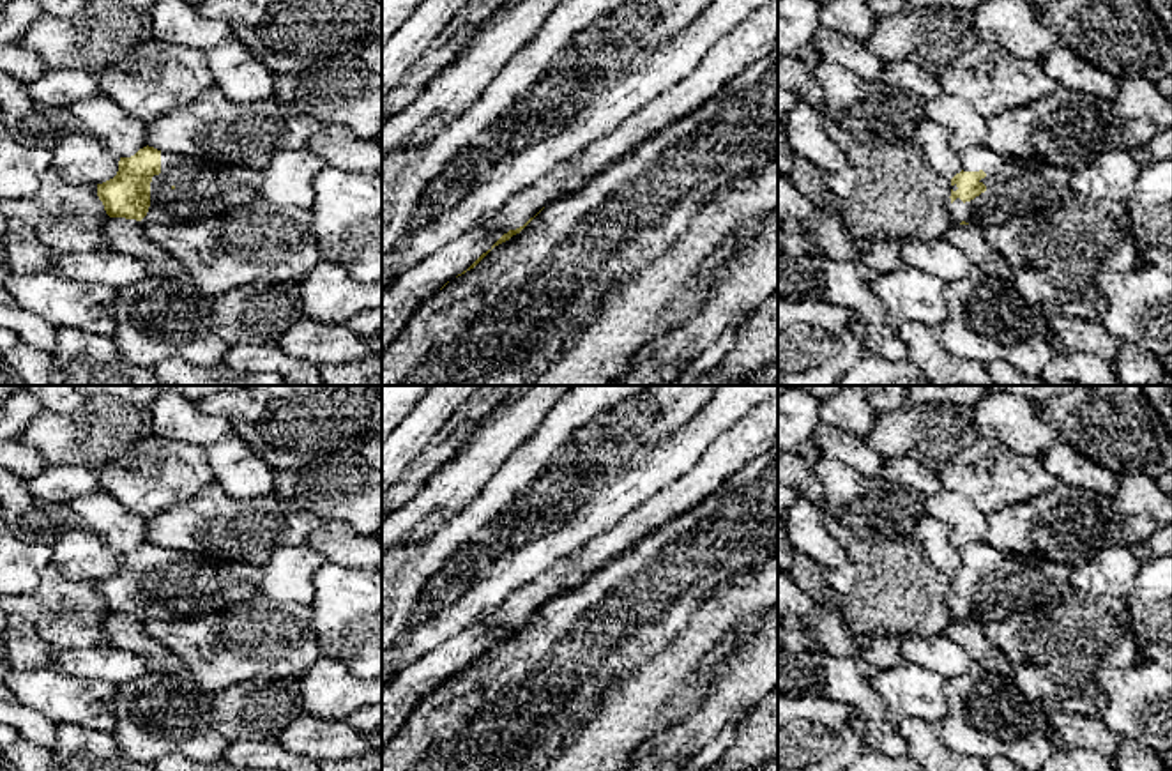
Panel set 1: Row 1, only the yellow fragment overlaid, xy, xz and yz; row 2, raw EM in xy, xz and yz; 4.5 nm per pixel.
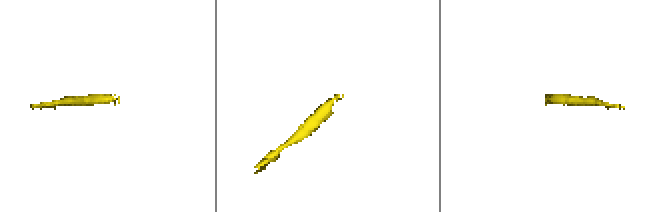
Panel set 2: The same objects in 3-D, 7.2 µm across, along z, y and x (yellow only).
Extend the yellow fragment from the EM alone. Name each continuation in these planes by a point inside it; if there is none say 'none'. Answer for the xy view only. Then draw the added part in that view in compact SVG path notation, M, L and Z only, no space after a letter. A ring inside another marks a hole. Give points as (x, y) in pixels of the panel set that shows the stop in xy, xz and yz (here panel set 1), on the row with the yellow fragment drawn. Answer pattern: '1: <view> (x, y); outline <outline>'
1: xy (202, 188); outline M161 152L161 173L150 182L150 207L140 221L202 221L207 214L232 214L260 196L260 170L216 164Z

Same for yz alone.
1: yz (1015, 186); outline M985 145L962 150L960 159L963 172L986 173L979 180L986 191L965 203L960 198L946 202L956 223L985 228L988 223L1038 214L1071 191L1071 172L1050 163L1002 156Z

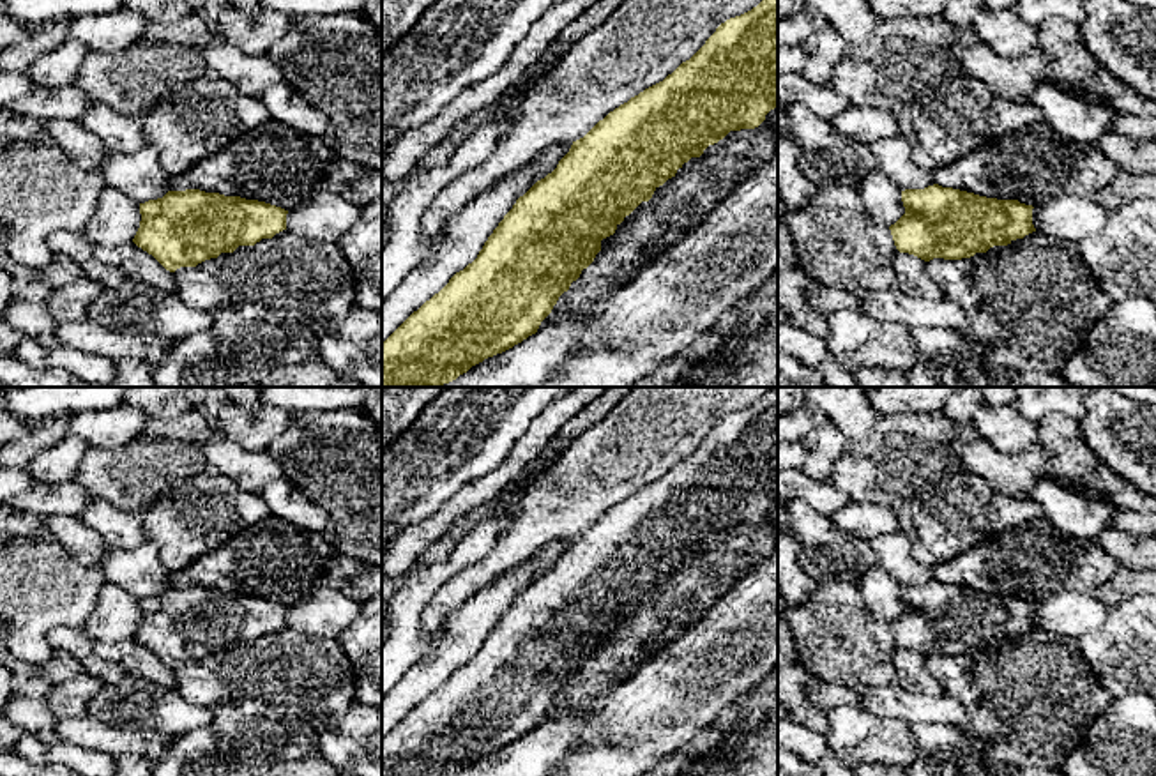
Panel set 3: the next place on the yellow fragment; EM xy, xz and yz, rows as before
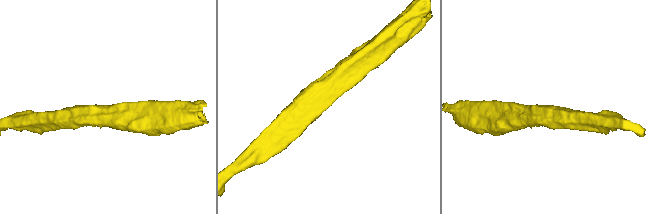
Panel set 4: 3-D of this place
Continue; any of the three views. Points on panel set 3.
none

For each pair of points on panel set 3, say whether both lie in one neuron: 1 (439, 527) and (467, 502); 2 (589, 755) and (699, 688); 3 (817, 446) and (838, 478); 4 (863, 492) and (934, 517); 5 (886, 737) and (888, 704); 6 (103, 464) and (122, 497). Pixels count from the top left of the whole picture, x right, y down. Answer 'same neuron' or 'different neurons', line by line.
1: same neuron
2: same neuron
3: different neurons
4: same neuron
5: different neurons
6: different neurons

